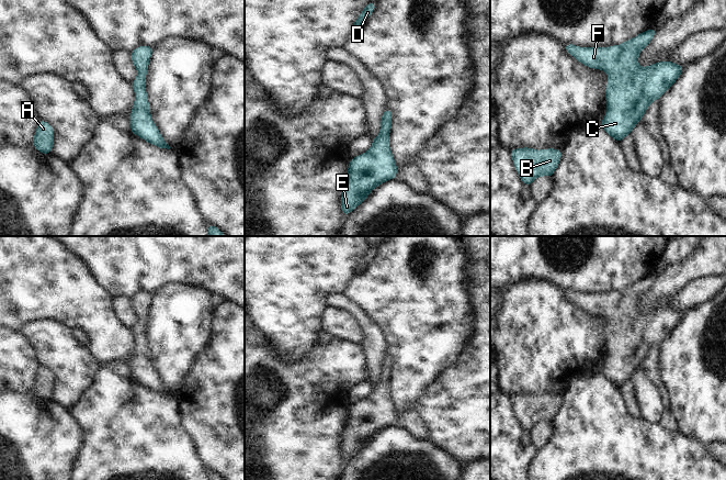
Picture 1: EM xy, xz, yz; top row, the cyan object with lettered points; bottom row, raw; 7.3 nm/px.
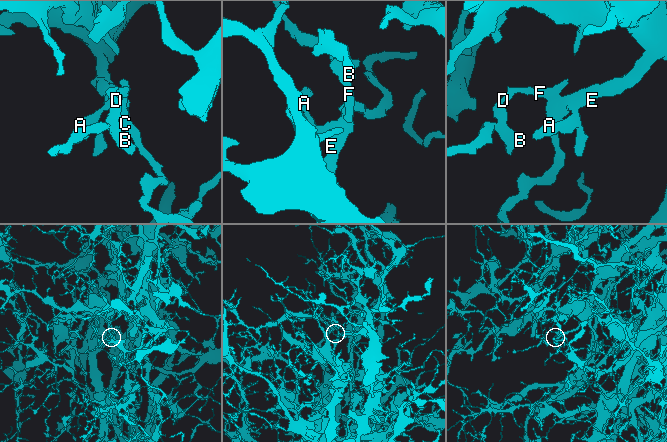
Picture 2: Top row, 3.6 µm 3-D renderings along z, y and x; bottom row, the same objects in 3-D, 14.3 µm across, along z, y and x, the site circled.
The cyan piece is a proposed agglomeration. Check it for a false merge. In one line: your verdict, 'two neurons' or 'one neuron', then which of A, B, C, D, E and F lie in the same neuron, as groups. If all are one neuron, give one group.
one neuron; groups A B C D E F

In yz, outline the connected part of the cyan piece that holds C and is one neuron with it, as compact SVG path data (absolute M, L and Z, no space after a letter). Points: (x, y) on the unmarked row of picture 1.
M656 274L648 275L621 291L609 293L564 291L580 310L609 321L604 338L606 359L600 372L619 389L633 378L650 349L660 345L685 314L674 308L638 312L638 302L653 287L656 277Z

